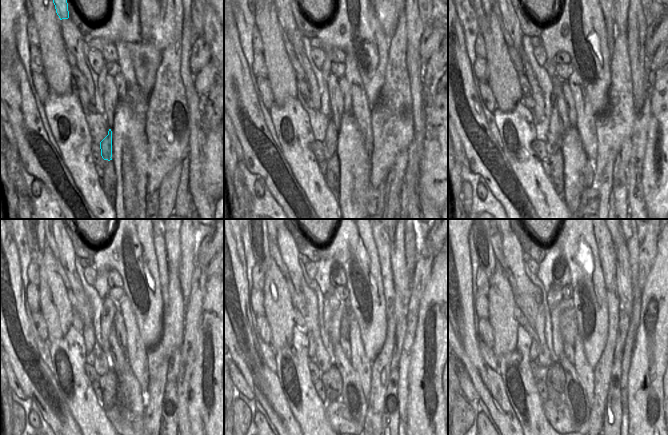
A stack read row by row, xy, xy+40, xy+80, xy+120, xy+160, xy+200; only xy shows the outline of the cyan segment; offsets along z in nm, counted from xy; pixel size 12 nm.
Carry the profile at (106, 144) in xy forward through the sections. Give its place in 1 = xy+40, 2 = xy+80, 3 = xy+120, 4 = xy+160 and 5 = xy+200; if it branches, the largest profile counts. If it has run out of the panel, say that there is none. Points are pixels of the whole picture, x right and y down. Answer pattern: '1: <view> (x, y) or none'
1: xy+40 (329, 143)
2: xy+80 (553, 142)
3: xy+120 (102, 365)
4: xy+160 (289, 252)
5: xy+200 (528, 297)

